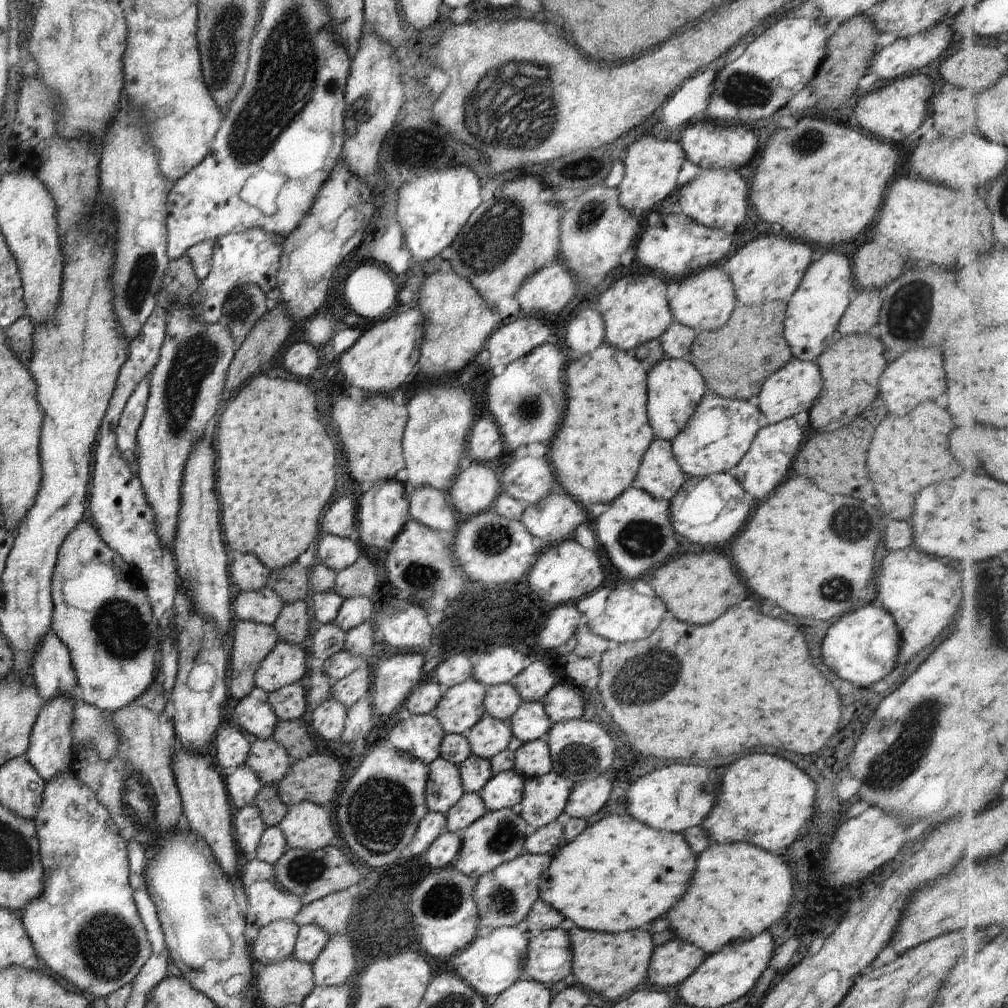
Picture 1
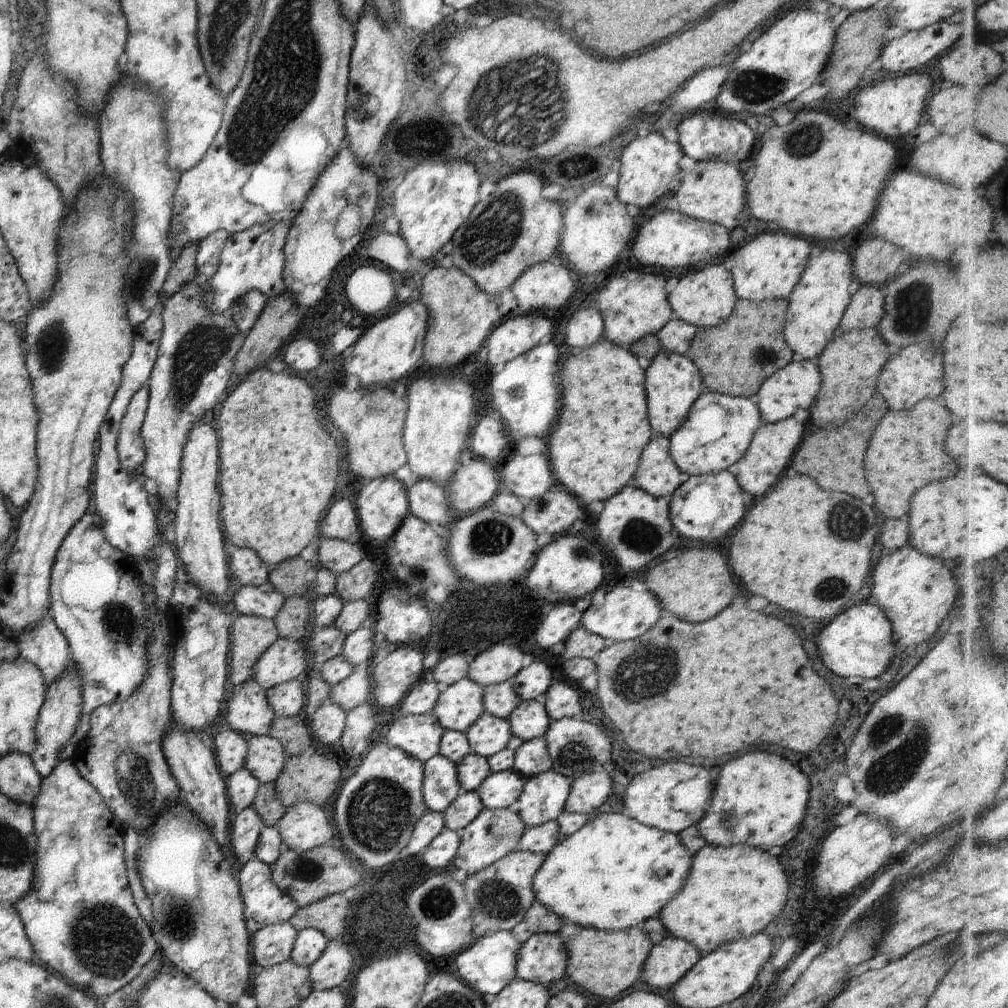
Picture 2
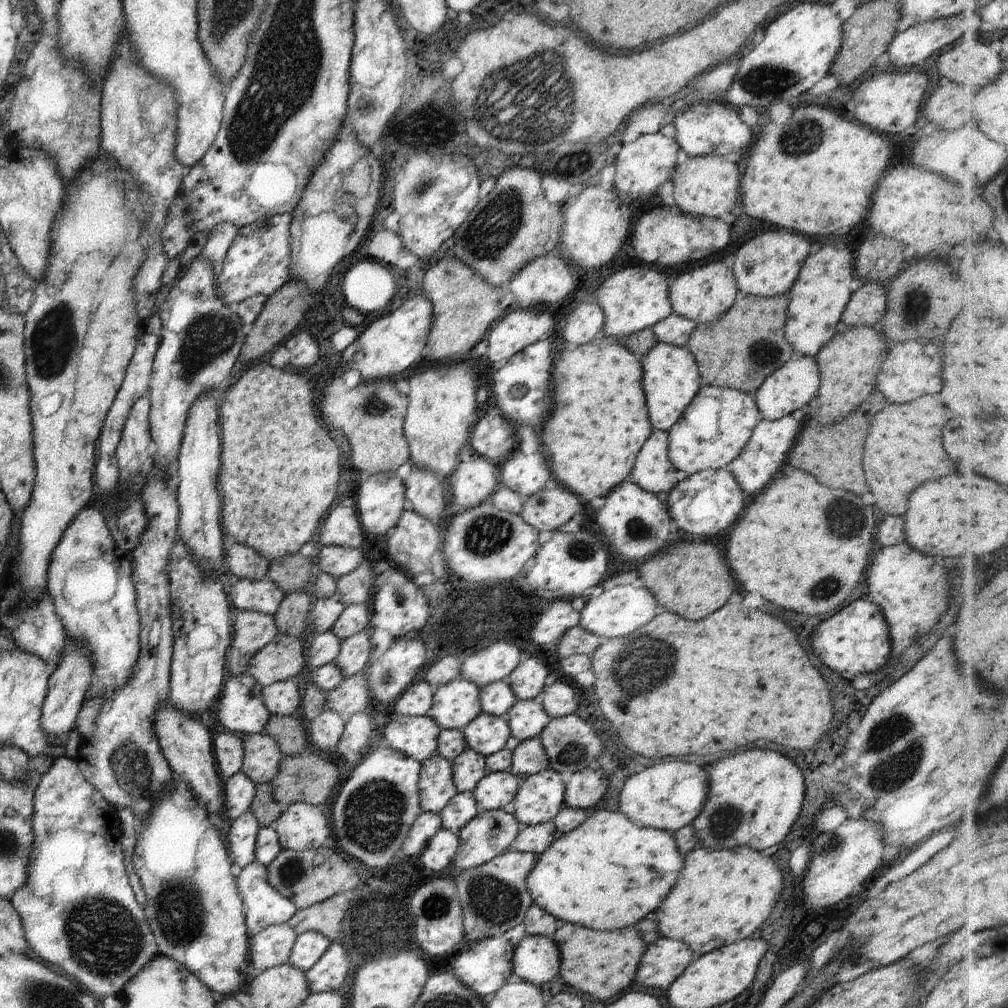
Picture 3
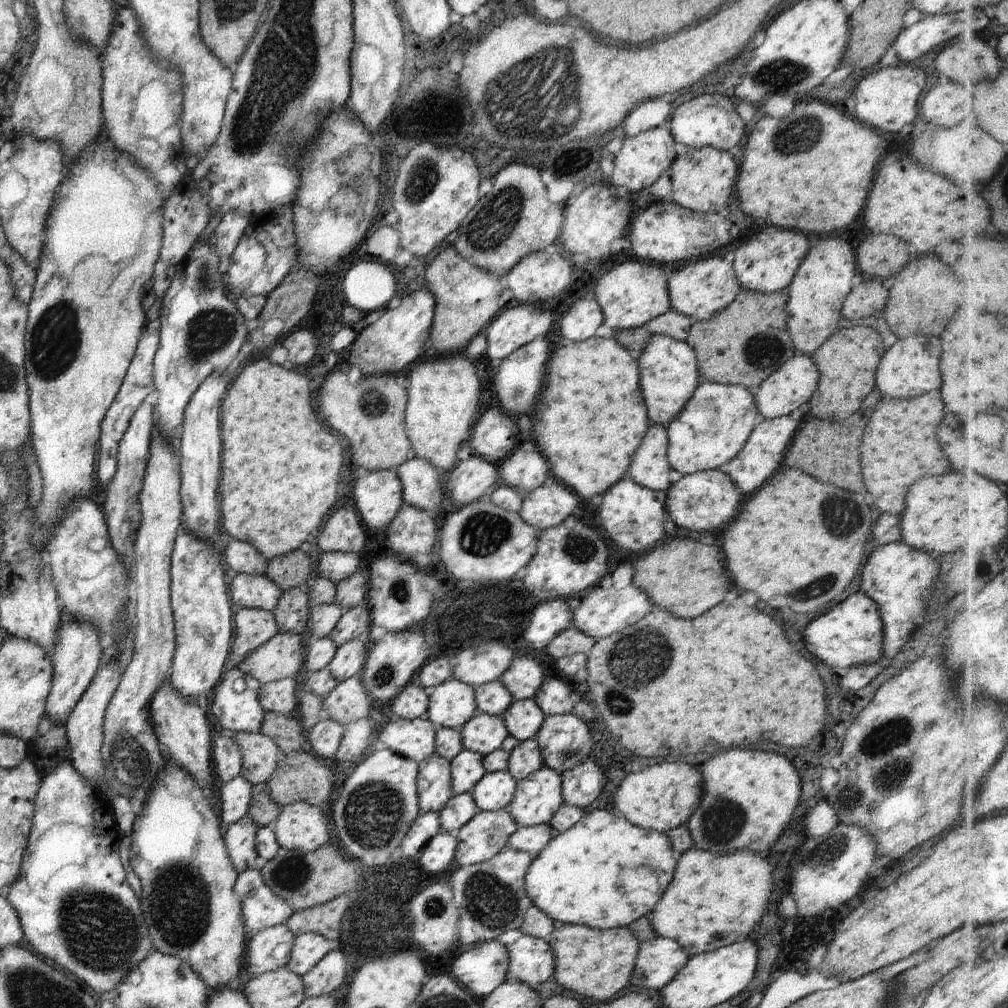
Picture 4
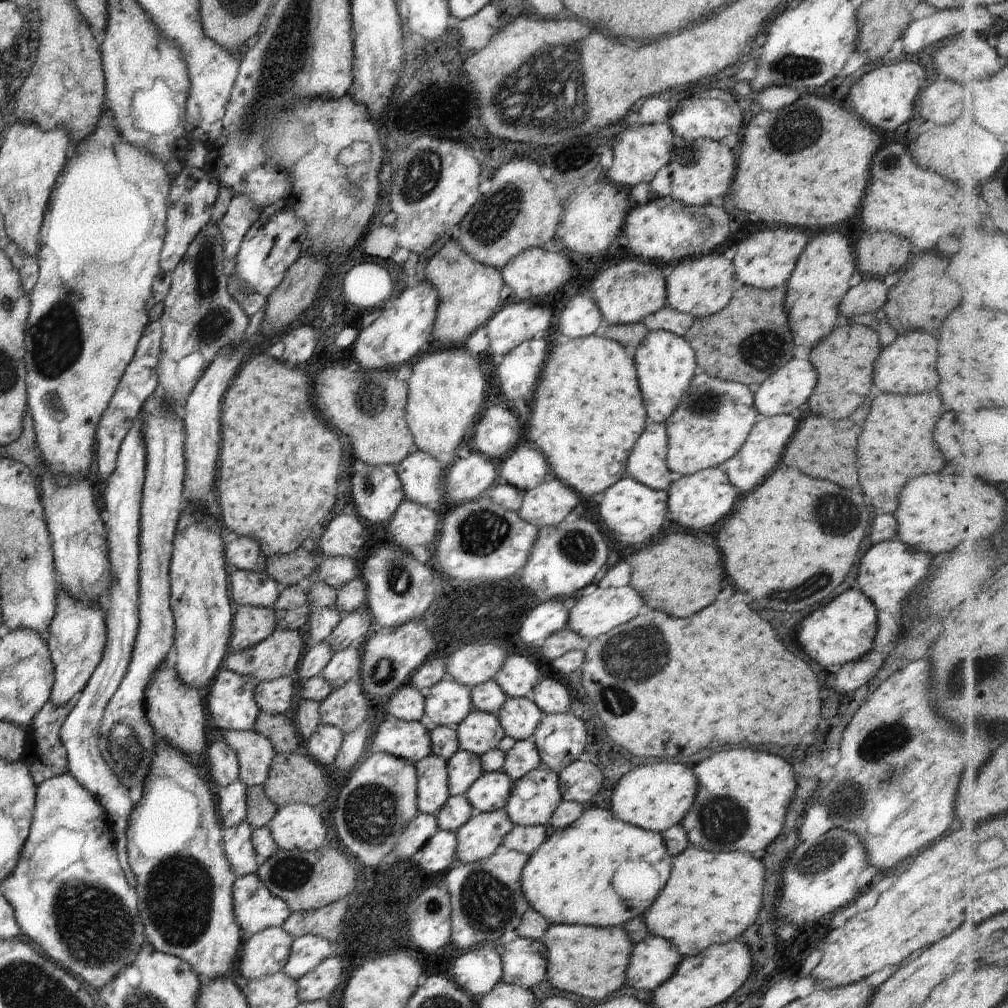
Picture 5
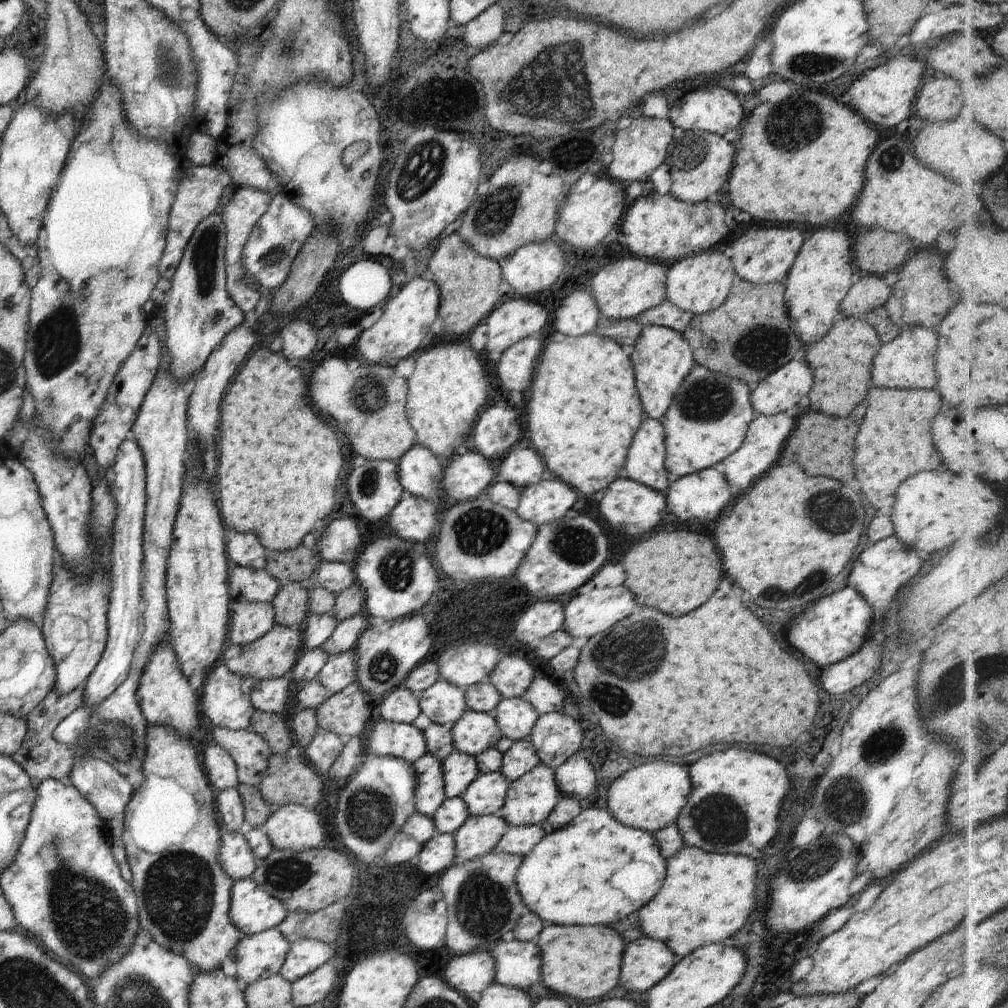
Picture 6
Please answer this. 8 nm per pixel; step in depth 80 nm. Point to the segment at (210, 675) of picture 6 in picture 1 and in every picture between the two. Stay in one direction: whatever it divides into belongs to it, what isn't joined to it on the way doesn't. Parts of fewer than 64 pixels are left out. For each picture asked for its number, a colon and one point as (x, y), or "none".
1: (253, 713)
2: (248, 711)
3: (241, 710)
4: (236, 704)
5: (230, 699)

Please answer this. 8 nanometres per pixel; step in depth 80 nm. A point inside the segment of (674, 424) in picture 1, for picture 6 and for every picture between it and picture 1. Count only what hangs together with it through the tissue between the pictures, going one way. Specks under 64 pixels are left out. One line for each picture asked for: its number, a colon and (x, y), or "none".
2: (672, 382)
3: (671, 378)
4: (668, 371)
5: (665, 363)
6: (662, 357)

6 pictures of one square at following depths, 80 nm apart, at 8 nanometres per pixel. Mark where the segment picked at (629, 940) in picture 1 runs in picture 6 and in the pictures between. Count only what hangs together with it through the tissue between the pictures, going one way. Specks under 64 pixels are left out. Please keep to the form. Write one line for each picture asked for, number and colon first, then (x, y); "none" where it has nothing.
2: (605, 963)
3: (602, 963)
4: (598, 963)
5: (589, 961)
6: (583, 961)

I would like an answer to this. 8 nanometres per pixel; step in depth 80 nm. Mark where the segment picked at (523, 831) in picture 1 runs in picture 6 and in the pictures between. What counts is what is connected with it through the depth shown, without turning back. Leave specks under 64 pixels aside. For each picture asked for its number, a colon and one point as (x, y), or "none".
2: (494, 833)
3: (490, 833)
4: (487, 833)
5: (479, 838)
6: (479, 835)

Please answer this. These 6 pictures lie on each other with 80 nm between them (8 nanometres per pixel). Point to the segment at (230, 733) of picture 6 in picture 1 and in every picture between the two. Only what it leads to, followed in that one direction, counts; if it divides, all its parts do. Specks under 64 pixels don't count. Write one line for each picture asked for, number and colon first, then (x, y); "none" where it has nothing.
1: (268, 759)
2: (265, 758)
3: (262, 757)
4: (260, 755)
5: (255, 753)

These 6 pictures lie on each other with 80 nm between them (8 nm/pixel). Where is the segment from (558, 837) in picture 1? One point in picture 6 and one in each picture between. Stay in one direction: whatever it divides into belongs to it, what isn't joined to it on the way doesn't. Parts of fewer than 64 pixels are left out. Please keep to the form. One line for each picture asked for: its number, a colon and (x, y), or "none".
2: (540, 839)
3: (536, 839)
4: (532, 840)
5: (526, 839)
6: (518, 840)

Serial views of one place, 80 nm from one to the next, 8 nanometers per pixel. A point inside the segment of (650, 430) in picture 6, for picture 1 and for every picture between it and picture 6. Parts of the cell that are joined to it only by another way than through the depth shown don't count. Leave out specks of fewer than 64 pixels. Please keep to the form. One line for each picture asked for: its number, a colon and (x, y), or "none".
1: (659, 474)
2: (656, 473)
3: (652, 471)
4: (649, 467)
5: (647, 463)

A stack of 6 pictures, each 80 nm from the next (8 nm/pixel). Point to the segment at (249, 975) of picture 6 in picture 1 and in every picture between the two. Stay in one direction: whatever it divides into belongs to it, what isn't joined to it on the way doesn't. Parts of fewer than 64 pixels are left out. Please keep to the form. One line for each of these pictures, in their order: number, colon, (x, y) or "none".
1: (276, 941)
2: (271, 945)
3: (272, 947)
4: (268, 950)
5: (265, 953)

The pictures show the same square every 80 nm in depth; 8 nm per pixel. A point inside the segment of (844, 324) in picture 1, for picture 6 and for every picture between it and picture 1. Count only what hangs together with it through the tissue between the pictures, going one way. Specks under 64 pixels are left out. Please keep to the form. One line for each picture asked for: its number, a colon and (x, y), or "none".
2: (865, 310)
3: (867, 305)
4: (870, 297)
5: (870, 295)
6: (870, 292)

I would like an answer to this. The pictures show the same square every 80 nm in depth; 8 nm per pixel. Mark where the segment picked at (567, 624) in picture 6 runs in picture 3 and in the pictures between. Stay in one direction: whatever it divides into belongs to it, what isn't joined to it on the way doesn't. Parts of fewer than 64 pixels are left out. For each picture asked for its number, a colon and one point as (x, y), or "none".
3: (615, 613)
4: (603, 612)
5: (594, 614)

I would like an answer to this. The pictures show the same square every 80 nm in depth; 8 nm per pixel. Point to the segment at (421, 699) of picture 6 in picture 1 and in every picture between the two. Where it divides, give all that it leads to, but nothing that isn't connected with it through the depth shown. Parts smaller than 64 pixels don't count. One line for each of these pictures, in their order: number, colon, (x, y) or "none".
1: (461, 707)
2: (460, 704)
3: (456, 703)
4: (453, 702)
5: (447, 703)

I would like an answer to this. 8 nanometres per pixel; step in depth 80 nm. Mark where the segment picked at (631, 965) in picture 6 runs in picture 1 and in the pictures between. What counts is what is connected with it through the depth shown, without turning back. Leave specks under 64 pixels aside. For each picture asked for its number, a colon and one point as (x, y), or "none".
1: (671, 962)
2: (668, 962)
3: (663, 961)
4: (658, 960)
5: (652, 961)

